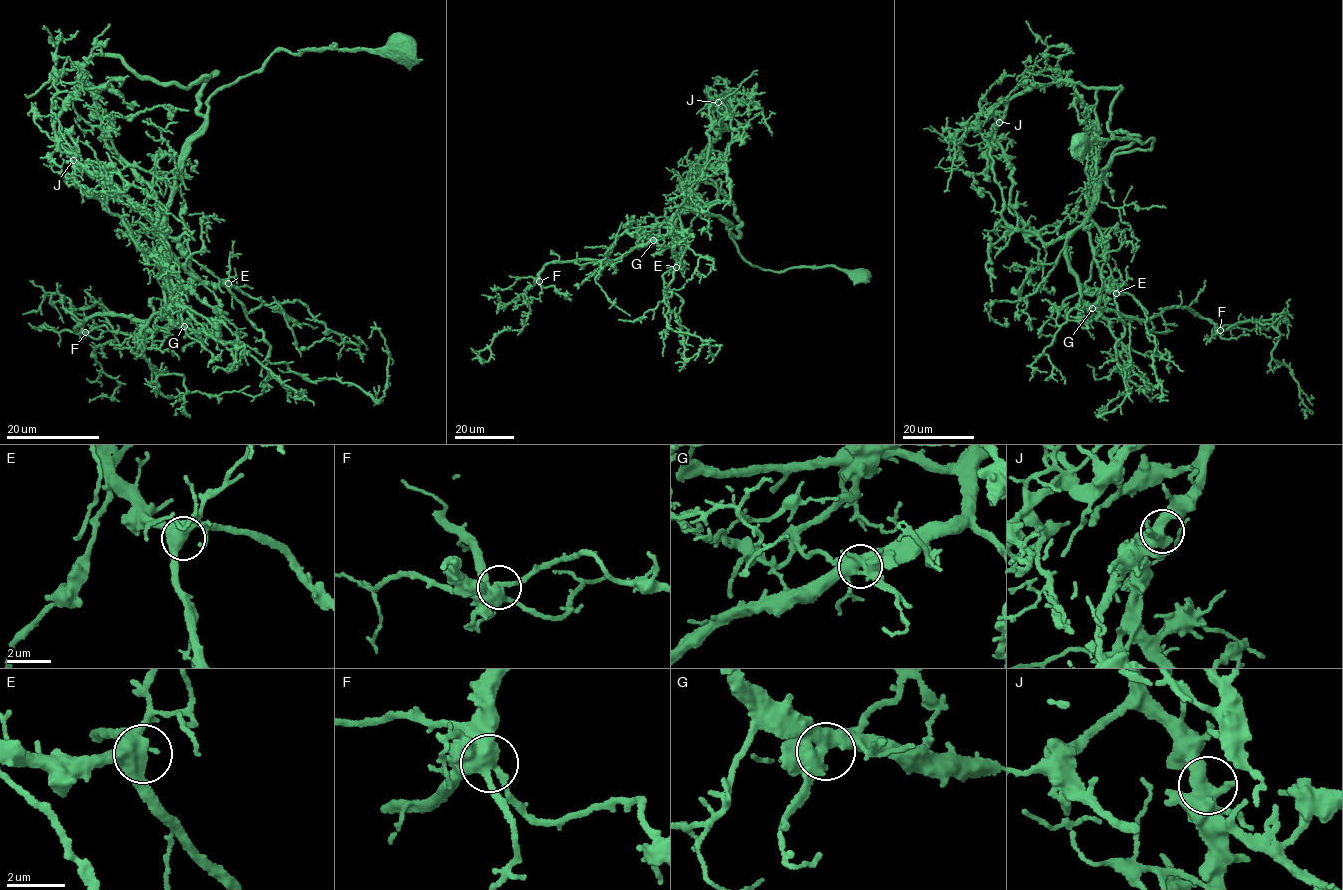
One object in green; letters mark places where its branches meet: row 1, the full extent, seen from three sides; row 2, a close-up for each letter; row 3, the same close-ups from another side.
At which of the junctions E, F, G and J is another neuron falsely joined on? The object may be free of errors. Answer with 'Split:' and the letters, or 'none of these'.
Split: none of these

